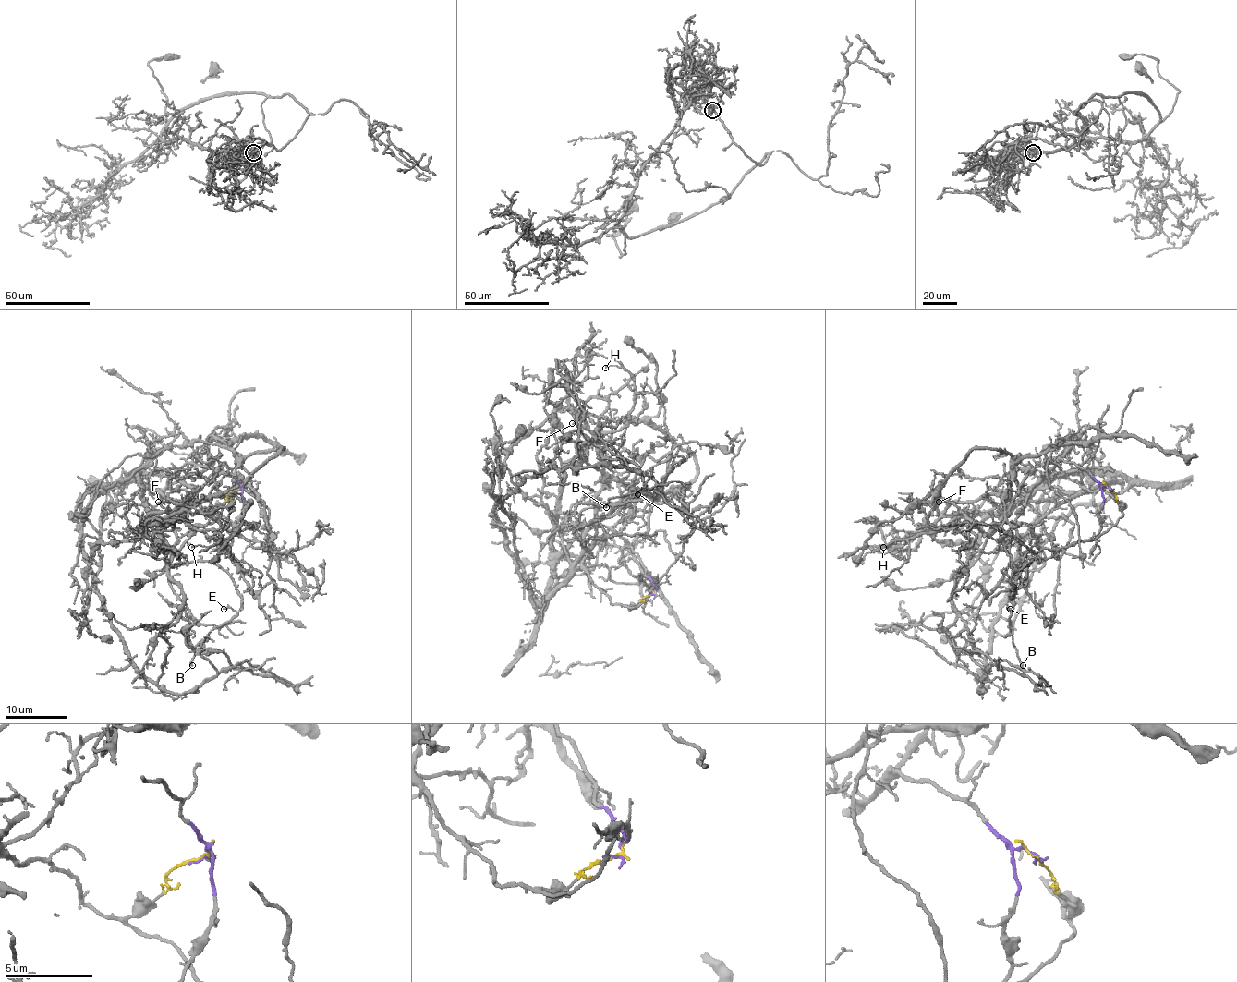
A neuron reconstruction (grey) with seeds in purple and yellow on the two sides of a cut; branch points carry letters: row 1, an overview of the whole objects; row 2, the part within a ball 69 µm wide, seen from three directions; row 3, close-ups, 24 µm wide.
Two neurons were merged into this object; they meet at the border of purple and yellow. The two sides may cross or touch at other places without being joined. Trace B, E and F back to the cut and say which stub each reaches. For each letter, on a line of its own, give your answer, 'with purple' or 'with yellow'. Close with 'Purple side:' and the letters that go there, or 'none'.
B: with yellow
E: with yellow
F: with purple
Purple side: F

